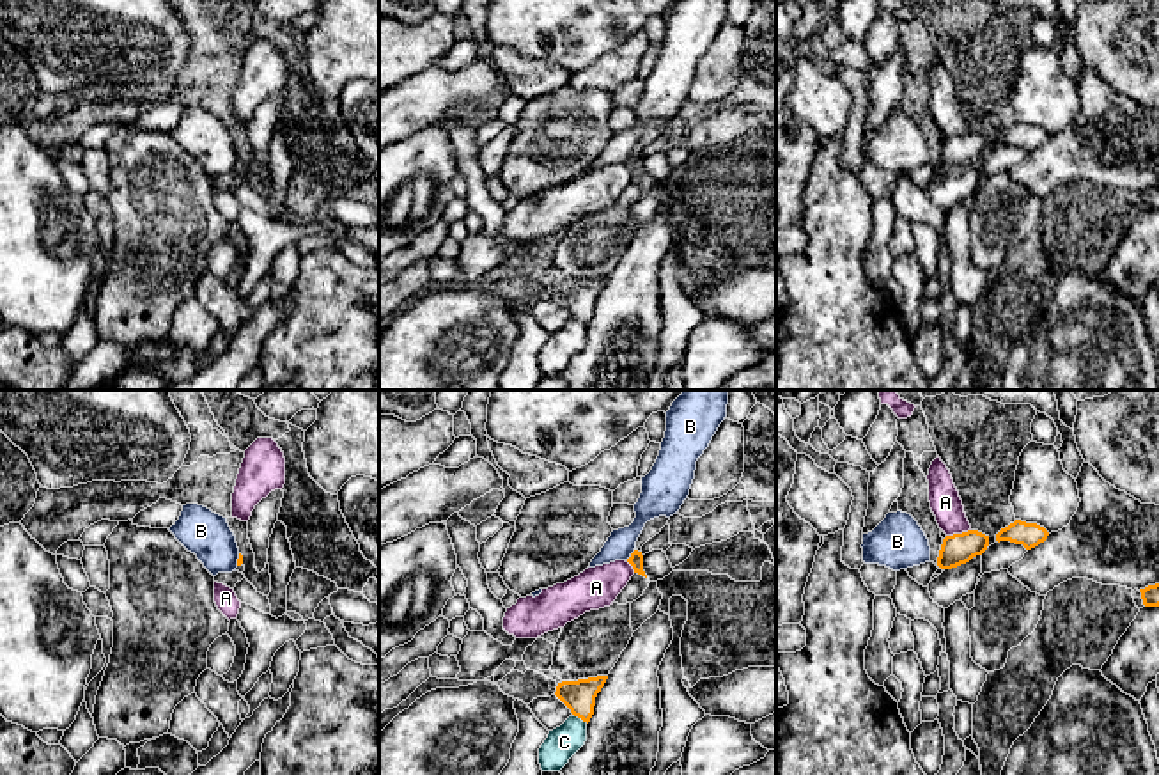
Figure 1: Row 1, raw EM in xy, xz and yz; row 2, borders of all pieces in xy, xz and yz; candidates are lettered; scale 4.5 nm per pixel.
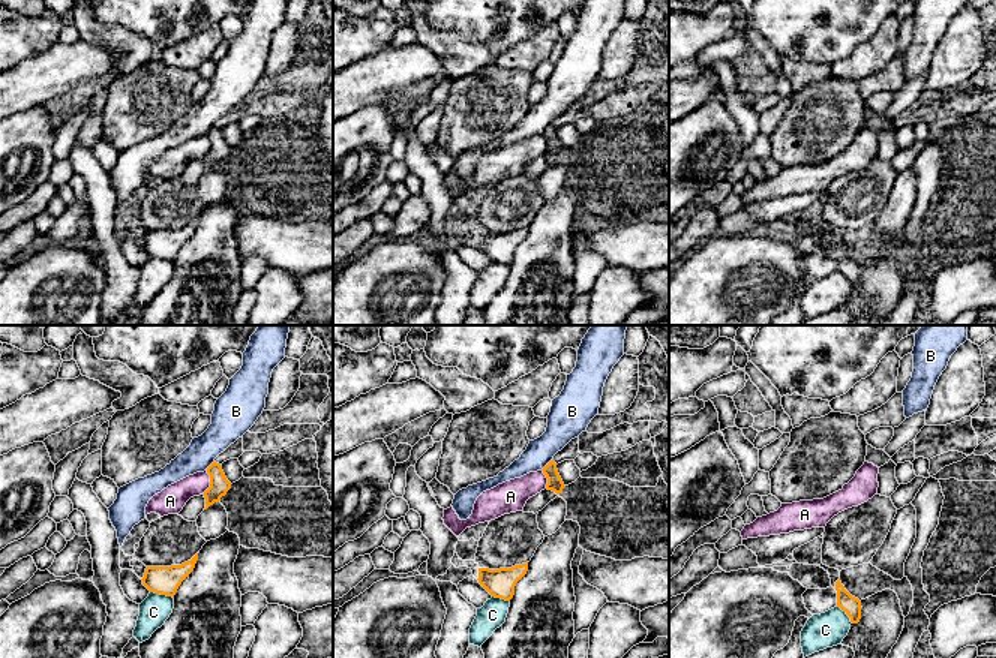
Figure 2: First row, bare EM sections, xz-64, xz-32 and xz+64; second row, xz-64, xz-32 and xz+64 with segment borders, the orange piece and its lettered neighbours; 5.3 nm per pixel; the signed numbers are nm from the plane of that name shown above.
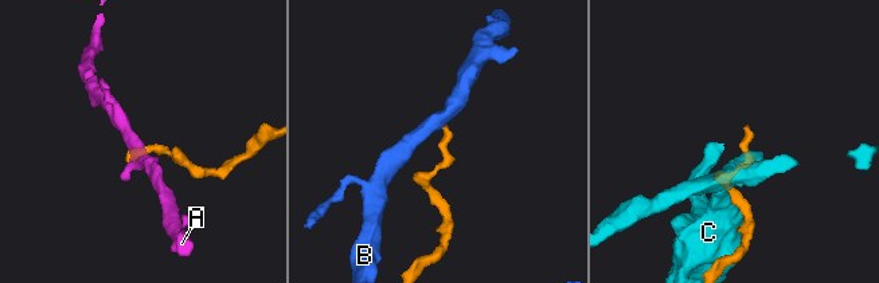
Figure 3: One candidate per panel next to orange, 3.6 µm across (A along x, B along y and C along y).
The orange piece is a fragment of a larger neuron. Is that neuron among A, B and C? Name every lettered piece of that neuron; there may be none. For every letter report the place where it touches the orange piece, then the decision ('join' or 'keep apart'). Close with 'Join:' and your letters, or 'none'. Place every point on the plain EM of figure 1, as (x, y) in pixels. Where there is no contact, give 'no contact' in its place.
A: contact yz (957, 137); keep apart
B: contact xz (631, 158); keep apart
C: contact xz (580, 320); keep apart
Join: none

